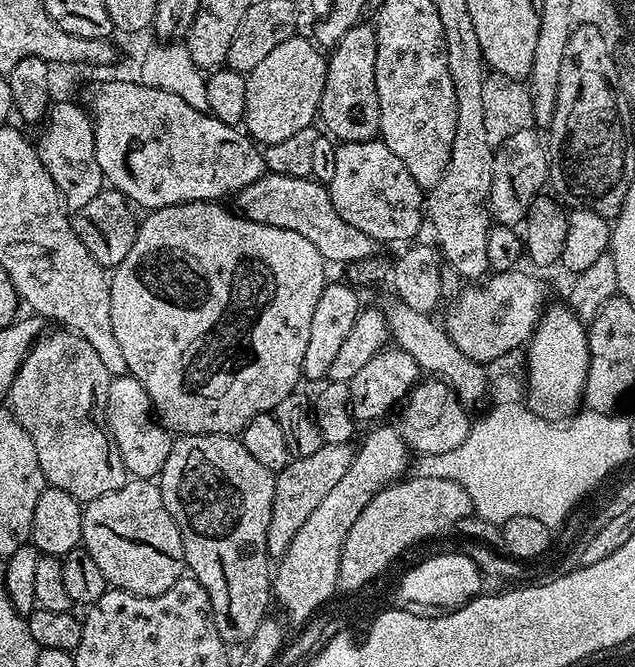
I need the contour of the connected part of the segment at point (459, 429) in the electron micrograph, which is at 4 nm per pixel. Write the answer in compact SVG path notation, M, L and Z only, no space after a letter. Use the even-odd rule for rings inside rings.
M435 378L417 381L401 403L399 412L400 435L408 448L417 455L444 454L457 446L462 446L472 425L469 411L453 394L452 388L444 381Z

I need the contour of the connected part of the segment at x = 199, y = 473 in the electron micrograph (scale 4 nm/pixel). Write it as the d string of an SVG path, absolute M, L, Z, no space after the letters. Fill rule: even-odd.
M198 434L197 436L181 435L179 438L173 439L172 449L170 450L170 458L166 458L166 466L162 466L158 477L158 487L162 494L162 502L166 506L166 510L170 510L170 518L174 518L174 522L180 531L182 538L182 546L184 547L184 562L187 571L190 573L191 579L197 580L206 590L206 594L210 598L210 606L214 614L214 626L218 626L218 634L223 638L225 645L243 646L247 644L250 638L254 638L254 630L258 630L258 626L262 626L262 622L269 615L268 603L272 604L273 597L273 573L274 568L270 563L268 554L268 543L266 542L266 534L270 530L270 510L274 506L274 486L276 485L276 477L266 466L262 466L262 462L257 462L250 455L250 450L246 450L243 439L237 438L235 435L219 436L218 434Z

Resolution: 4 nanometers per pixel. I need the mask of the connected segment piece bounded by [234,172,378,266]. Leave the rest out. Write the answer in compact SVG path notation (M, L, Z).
M268 172L254 182L250 182L250 186L246 186L241 192L235 193L234 200L236 200L235 211L245 216L250 222L262 222L266 226L294 230L294 234L302 234L302 238L310 238L314 250L318 250L318 254L322 254L325 261L332 263L333 260L336 264L347 266L377 255L378 241L370 238L370 234L362 234L362 230L350 226L350 222L346 222L346 218L342 218L342 214L334 210L334 202L330 198L327 187L319 180L306 176L287 176L281 172Z

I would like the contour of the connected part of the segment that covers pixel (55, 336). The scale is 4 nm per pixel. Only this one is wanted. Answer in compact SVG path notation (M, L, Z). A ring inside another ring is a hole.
M67 330L56 331L60 332L41 335L26 354L7 403L34 442L45 481L66 490L75 500L87 502L118 490L130 477L104 416L101 394L107 393L110 377L102 358L86 338Z

